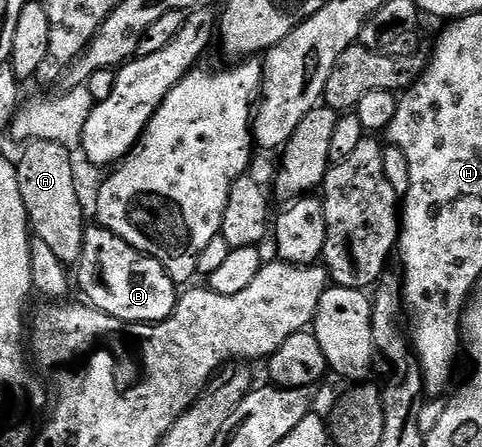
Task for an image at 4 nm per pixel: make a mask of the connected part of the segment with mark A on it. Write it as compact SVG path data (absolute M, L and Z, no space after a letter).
M33 140L22 150L23 157L17 160L17 171L19 173L19 189L23 205L27 211L30 231L34 239L45 242L53 250L57 262L64 266L78 265L83 249L83 204L79 201L79 192L75 189L75 168L71 165L72 153L57 142Z

